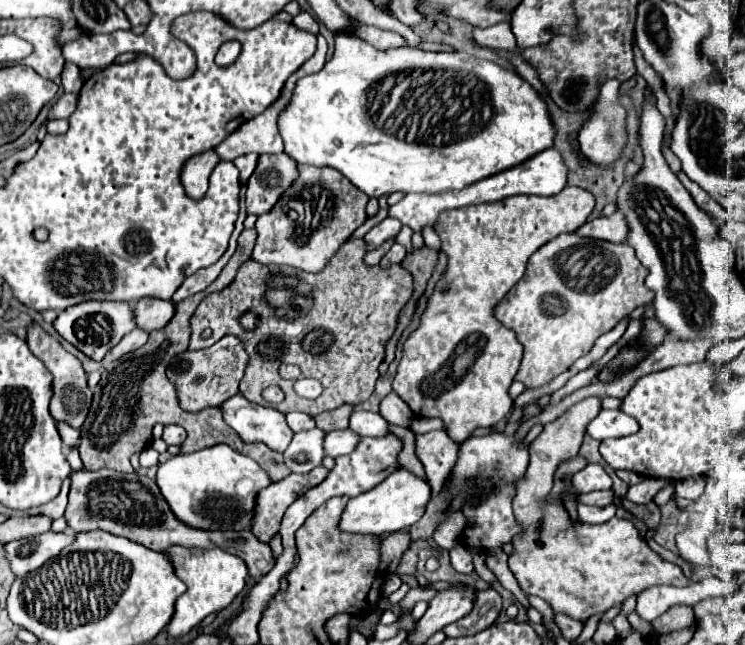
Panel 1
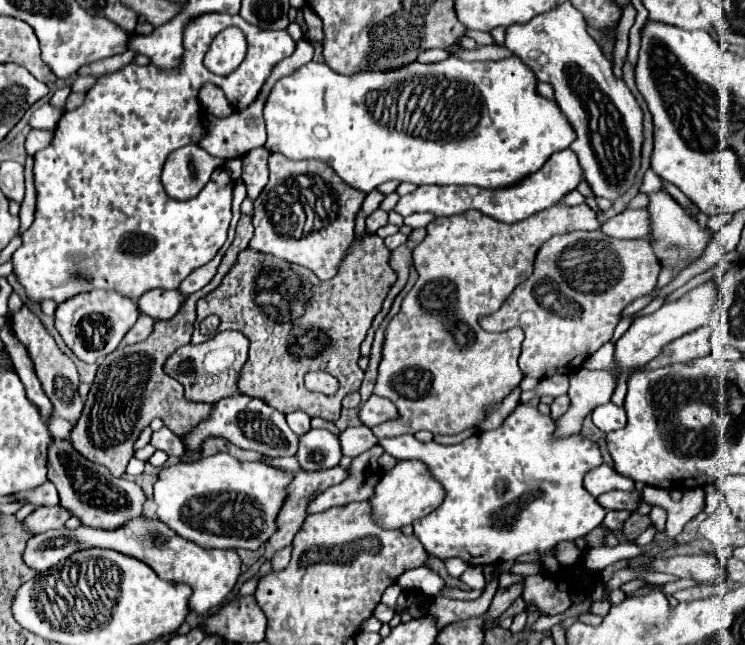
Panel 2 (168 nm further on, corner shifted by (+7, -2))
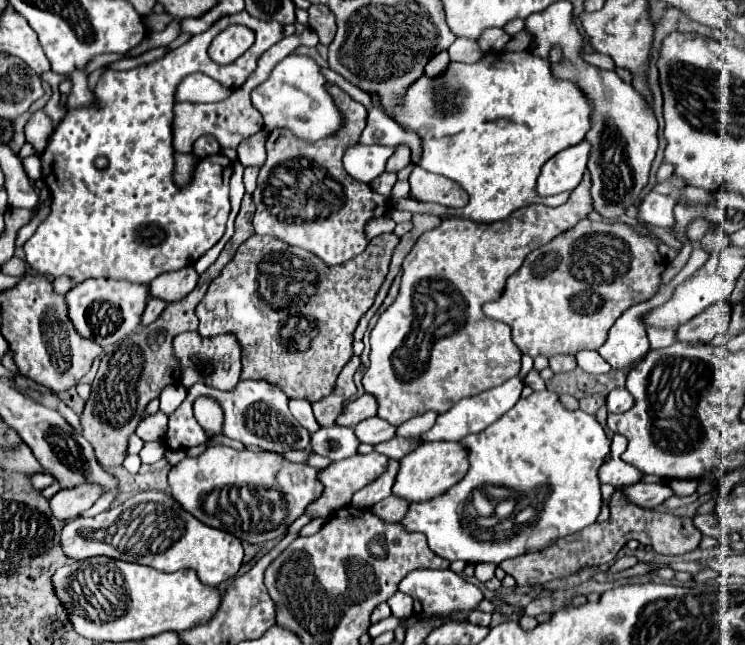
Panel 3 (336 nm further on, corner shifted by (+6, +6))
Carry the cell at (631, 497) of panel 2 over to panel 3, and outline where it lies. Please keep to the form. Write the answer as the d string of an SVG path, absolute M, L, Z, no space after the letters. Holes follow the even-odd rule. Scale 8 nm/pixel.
M634 483L624 489L626 497L640 507L660 507L668 497L674 497L674 491L666 483Z

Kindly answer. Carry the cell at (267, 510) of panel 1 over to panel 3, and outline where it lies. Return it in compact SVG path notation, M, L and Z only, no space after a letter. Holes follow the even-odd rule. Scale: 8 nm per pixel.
M370 453L370 455L354 455L342 461L332 463L330 467L320 471L320 481L324 485L324 493L320 499L316 499L314 503L308 505L306 513L312 513L314 517L330 517L332 513L336 513L338 509L342 509L344 505L348 505L352 501L352 495L356 491L360 491L362 487L366 487L368 483L376 481L388 467L388 457L380 455L380 453Z

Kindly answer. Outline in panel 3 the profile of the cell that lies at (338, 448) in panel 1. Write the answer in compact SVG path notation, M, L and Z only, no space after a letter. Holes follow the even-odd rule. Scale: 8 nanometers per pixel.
M380 417L364 419L354 427L358 439L362 443L370 443L370 445L376 445L376 443L382 443L382 441L388 441L388 439L396 437L396 429L398 427L390 425L388 421L380 419Z

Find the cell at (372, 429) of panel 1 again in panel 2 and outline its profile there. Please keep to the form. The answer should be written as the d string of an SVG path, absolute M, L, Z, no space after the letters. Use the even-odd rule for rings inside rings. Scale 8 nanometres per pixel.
M519 405L515 413L499 429L473 435L449 447L437 445L435 441L421 443L413 435L381 437L379 445L389 455L393 455L399 461L403 459L423 461L429 473L445 489L443 503L433 513L413 523L415 537L419 537L427 553L439 559L459 557L463 561L467 561L467 553L469 553L471 555L471 559L467 561L469 565L497 565L509 559L517 559L519 555L525 553L547 553L559 541L575 541L587 535L597 525L601 525L607 511L599 507L597 499L589 495L583 487L583 475L603 463L601 451L593 441L581 439L579 435L567 439L553 439L553 429L555 423L549 415L541 415L537 409L529 405ZM515 501L523 501L523 505L519 505L519 513L511 523L499 525L495 517L499 517L499 513L507 505L513 505Z

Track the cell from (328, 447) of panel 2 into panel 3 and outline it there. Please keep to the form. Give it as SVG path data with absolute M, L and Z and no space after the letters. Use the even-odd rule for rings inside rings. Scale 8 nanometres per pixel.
M320 427L316 433L312 433L310 449L322 457L328 457L332 461L340 461L346 457L352 457L358 453L358 437L354 429L350 427Z

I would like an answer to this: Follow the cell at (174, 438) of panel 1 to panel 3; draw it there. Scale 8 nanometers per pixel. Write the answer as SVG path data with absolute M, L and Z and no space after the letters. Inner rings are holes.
M156 411L152 413L152 419L148 419L148 415L142 417L140 427L136 429L136 435L142 441L162 441L166 433L166 425L168 425L168 415L164 415L162 411Z

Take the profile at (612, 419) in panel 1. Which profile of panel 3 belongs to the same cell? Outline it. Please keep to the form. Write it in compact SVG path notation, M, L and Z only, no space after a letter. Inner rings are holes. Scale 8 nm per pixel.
M618 387L618 389L612 389L606 397L606 407L610 413L624 413L628 411L630 407L634 405L634 397L628 393L628 389L624 387Z

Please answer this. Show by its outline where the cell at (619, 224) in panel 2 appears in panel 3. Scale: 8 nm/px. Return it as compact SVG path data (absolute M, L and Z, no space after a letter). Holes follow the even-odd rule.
M652 191L638 205L638 219L658 227L672 227L676 221L674 205L676 205L676 199L672 195L660 195Z

